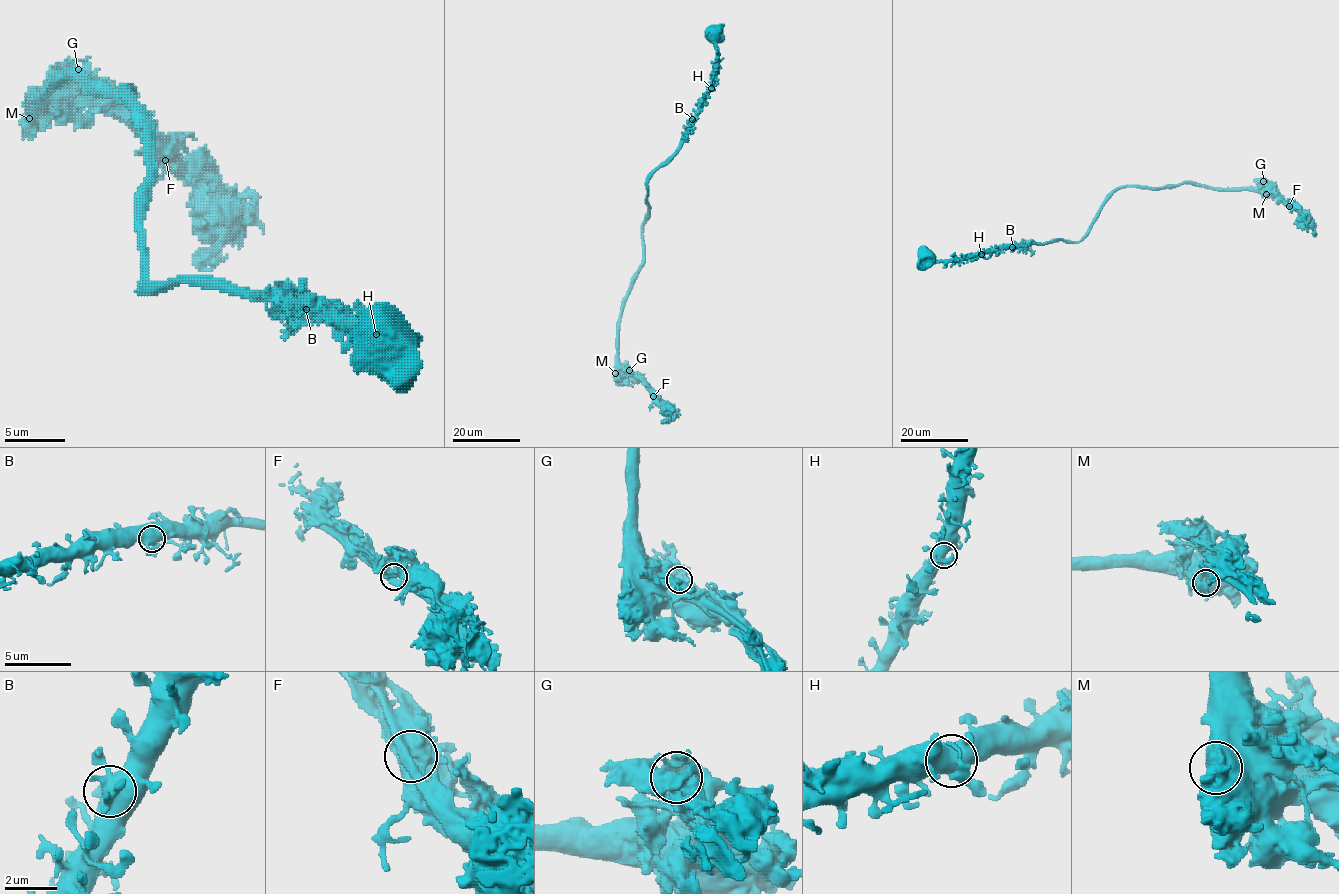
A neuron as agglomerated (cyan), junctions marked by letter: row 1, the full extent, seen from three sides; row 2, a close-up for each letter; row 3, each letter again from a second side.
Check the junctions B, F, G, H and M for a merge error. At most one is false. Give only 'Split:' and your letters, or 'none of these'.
Split: F

